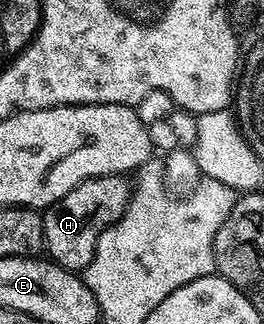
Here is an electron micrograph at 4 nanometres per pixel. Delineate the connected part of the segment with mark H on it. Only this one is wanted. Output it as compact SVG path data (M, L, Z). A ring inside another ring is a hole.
M90 178L66 198L43 209L44 218L44 252L53 264L62 266L67 272L83 273L94 258L94 250L98 246L98 238L104 229L109 228L126 210L130 195L130 184L124 178Z

